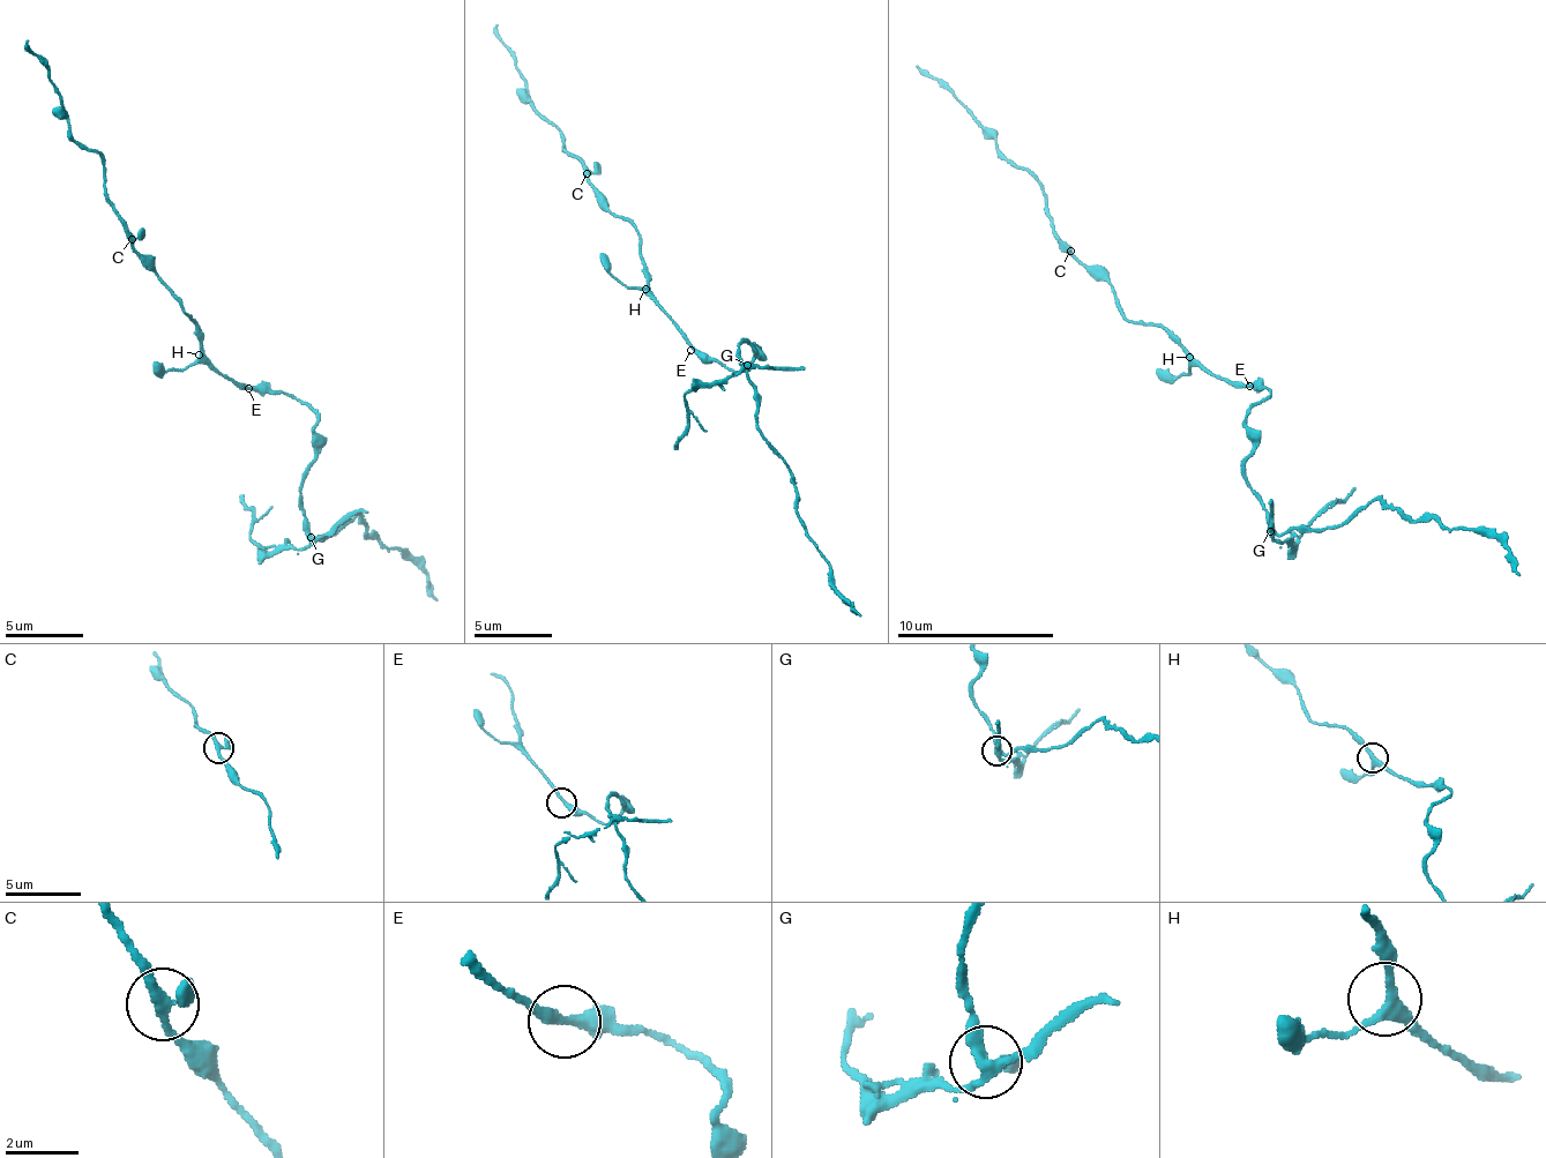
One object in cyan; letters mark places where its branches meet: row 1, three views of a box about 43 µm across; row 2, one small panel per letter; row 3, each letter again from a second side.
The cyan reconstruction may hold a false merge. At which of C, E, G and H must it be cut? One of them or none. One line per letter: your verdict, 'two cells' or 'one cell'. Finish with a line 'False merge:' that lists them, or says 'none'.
C: one cell
E: one cell
G: two cells
H: one cell
False merge: G

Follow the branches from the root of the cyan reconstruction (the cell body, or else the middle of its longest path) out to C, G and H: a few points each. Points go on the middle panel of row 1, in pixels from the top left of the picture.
C: (695, 345), (649, 289), (650, 274), (639, 259), (639, 231), (605, 207), (605, 195), (587, 173)
G: (695, 345), (741, 372), (756, 352), (746, 341), (738, 348), (737, 355), (747, 365)
H: (695, 345), (645, 289)

